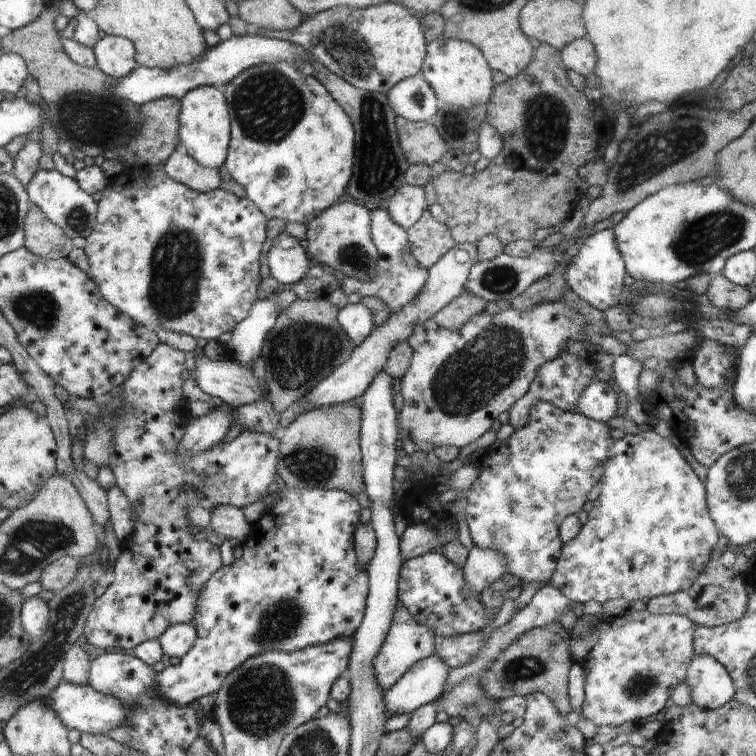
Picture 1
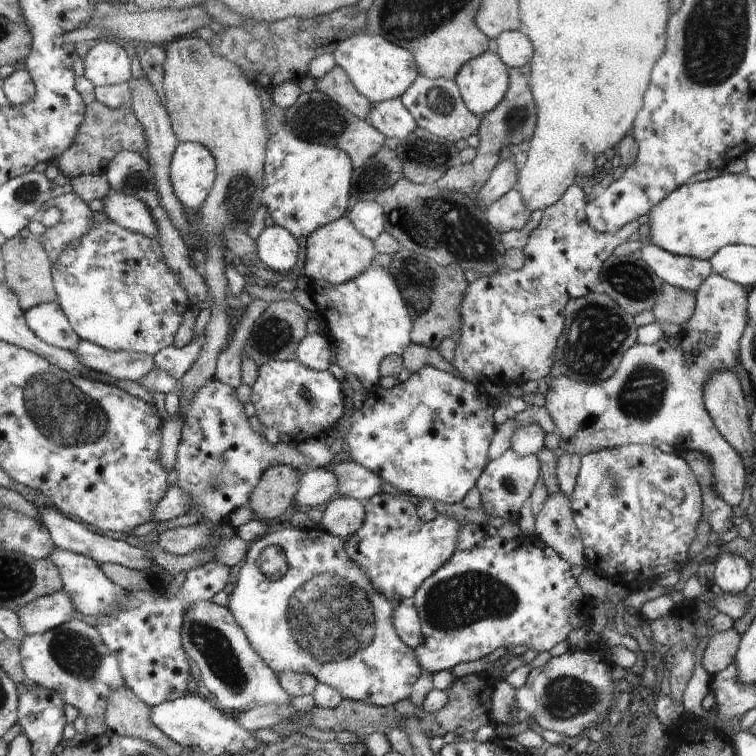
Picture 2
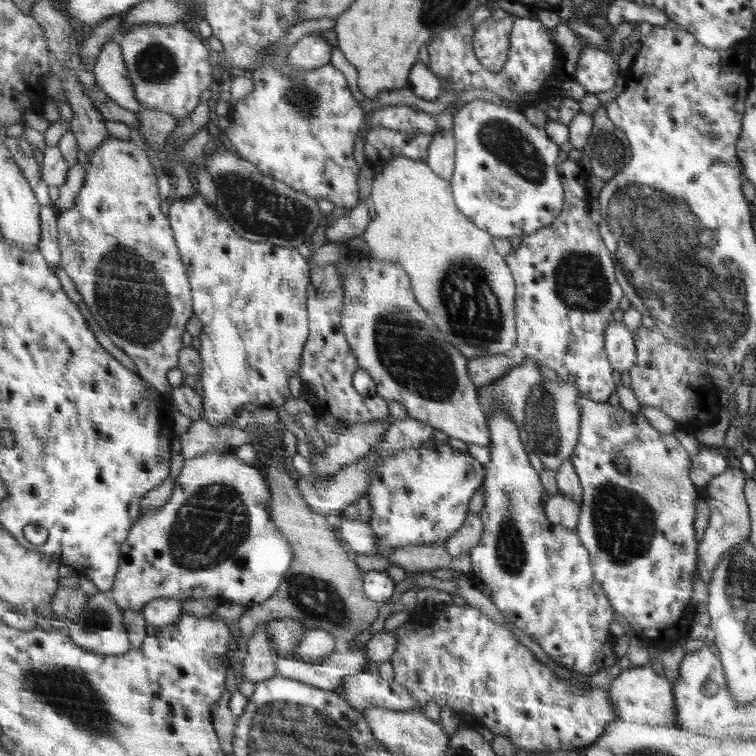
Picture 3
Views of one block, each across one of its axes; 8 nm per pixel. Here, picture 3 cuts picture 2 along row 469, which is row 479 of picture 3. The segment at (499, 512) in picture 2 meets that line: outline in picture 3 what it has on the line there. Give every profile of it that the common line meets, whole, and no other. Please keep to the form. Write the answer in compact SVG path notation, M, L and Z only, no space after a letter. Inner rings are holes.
M494 407L494 411L490 411L490 416L488 416L489 431L492 433L492 443L490 444L490 462L486 463L486 474L485 480L483 482L482 489L484 493L485 503L484 508L481 510L479 517L484 523L484 530L480 540L472 550L470 550L469 555L471 558L471 570L468 575L470 581L480 589L487 597L490 599L496 608L507 617L508 621L513 622L516 626L522 629L528 636L532 637L532 640L552 658L560 664L562 667L567 667L568 669L574 669L575 672L580 672L581 674L596 675L596 672L602 670L602 668L613 667L618 664L618 656L614 652L614 636L610 632L610 624L614 620L614 607L612 602L608 602L609 597L607 596L596 596L596 588L592 588L592 582L594 582L594 577L592 576L593 566L590 566L590 561L592 557L588 554L589 549L582 544L581 537L576 534L576 530L570 530L570 528L564 528L564 532L550 532L554 524L550 524L544 516L544 508L542 508L542 484L540 484L540 478L538 478L538 472L530 466L528 462L528 454L518 438L518 425L517 421L513 419L513 416L508 413L506 407Z

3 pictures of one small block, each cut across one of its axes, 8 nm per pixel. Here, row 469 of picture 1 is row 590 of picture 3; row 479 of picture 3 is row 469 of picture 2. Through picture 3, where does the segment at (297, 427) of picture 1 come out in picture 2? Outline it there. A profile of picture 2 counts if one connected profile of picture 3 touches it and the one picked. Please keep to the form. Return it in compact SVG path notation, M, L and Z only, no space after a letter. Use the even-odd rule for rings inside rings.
M275 465L253 489L250 505L256 519L276 520L288 510L298 489L298 476L289 465Z

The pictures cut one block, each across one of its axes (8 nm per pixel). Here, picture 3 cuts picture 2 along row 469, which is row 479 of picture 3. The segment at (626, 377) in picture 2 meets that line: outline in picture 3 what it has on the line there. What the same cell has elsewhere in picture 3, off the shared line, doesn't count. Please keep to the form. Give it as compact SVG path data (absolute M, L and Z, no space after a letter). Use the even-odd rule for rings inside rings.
M728 466L723 474L715 477L707 485L708 496L710 496L708 497L710 518L700 546L702 548L702 560L700 560L702 568L698 568L700 572L698 576L704 584L708 585L713 578L713 573L717 570L726 552L732 551L744 542L749 542L749 535L752 534L752 521L749 518L748 500L745 496L747 479L741 468Z

